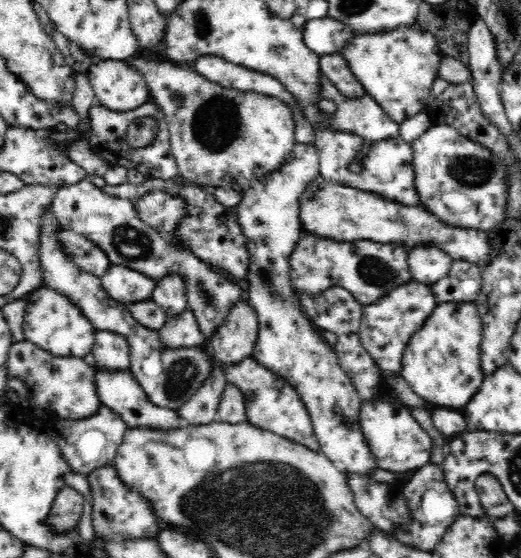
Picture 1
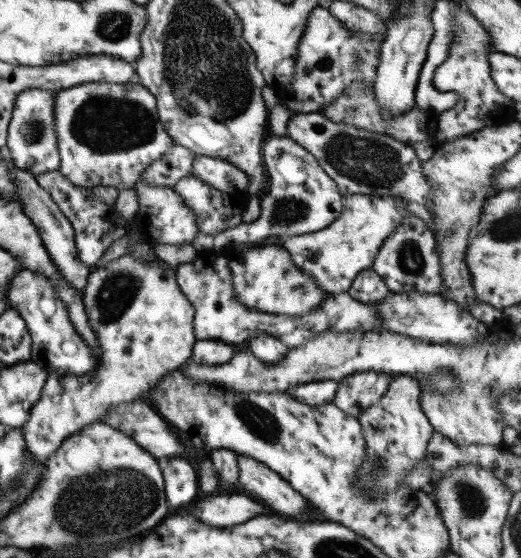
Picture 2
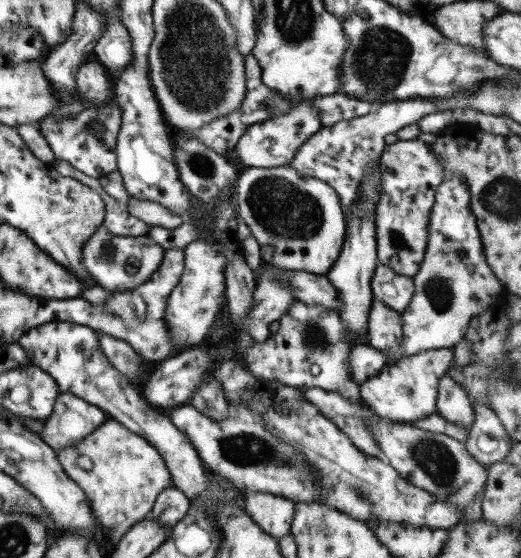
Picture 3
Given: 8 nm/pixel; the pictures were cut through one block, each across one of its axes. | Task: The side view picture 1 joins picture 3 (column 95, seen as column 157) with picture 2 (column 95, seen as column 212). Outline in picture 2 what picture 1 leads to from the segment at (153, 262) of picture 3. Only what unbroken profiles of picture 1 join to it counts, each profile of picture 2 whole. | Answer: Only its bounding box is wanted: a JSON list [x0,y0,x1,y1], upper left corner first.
[20,254,197,463]

